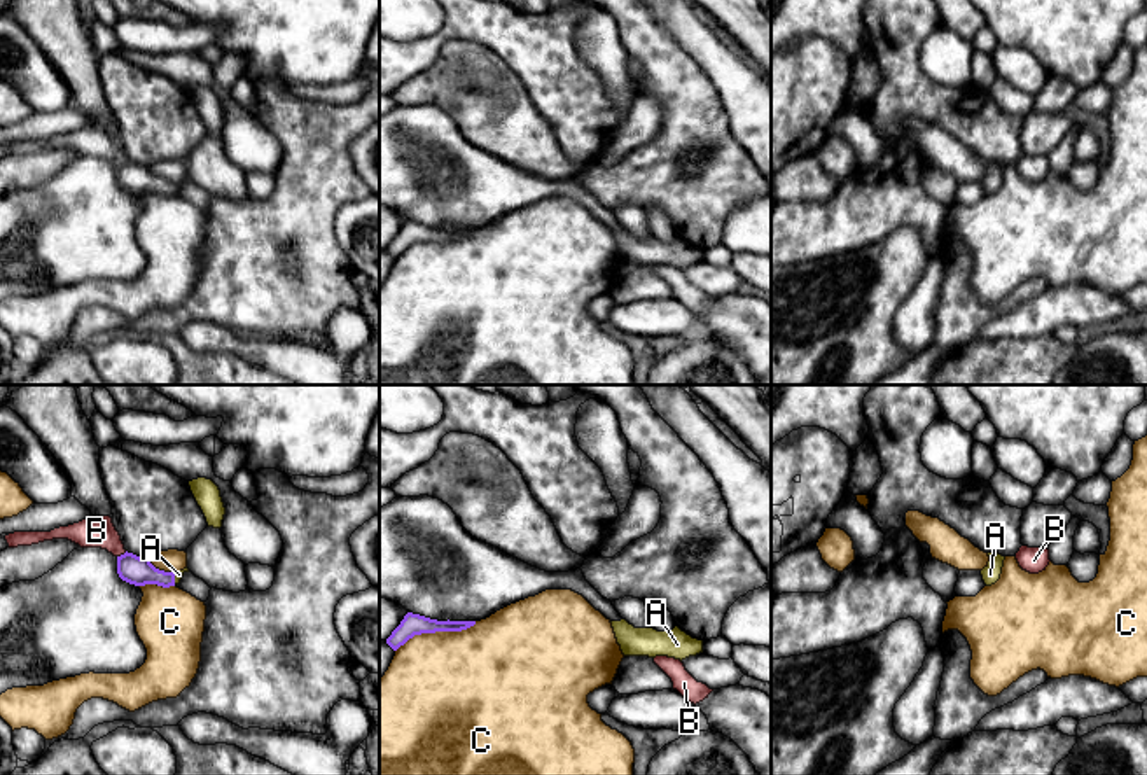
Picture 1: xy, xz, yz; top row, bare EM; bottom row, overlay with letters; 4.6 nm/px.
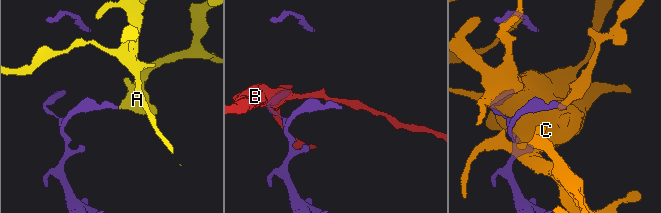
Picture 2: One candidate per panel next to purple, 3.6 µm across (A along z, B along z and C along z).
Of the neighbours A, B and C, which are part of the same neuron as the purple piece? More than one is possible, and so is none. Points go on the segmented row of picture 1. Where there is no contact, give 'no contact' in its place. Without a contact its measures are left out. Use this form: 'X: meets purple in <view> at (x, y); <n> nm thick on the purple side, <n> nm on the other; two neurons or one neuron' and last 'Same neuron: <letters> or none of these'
A: meets purple in xy at (173, 579); 130 nm thick on the purple side, 30 nm on the other; one neuron
B: meets purple in xy at (121, 555); 130 nm thick on the purple side, 140 nm on the other; two neurons
C: meets purple in xz at (436, 630); 100 nm thick on the purple side, 480 nm on the other; two neurons
Same neuron: A

